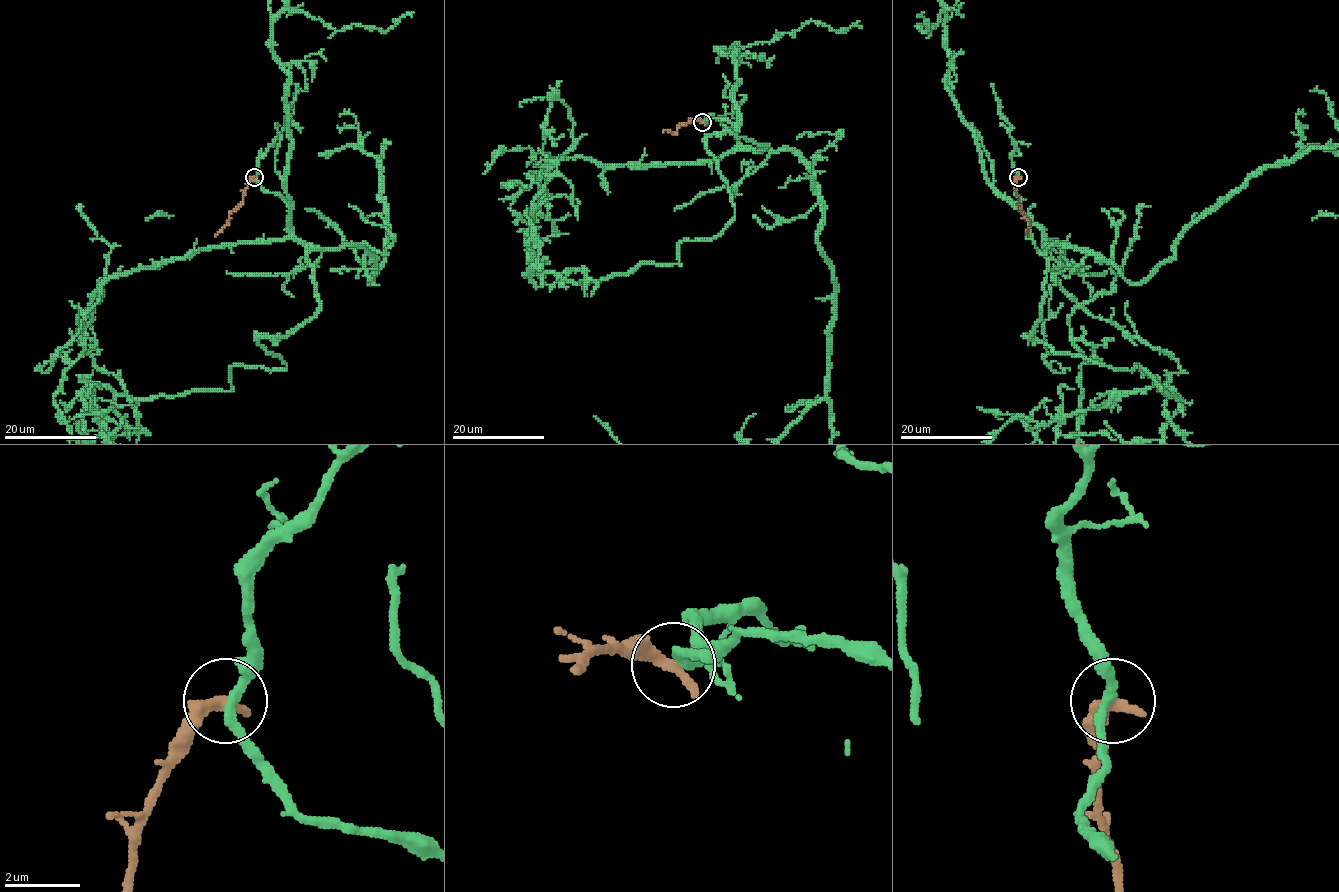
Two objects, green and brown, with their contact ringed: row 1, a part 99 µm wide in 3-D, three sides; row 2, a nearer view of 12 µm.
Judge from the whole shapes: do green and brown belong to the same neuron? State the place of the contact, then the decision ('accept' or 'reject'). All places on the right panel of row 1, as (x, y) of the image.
at (1018, 177); reject

